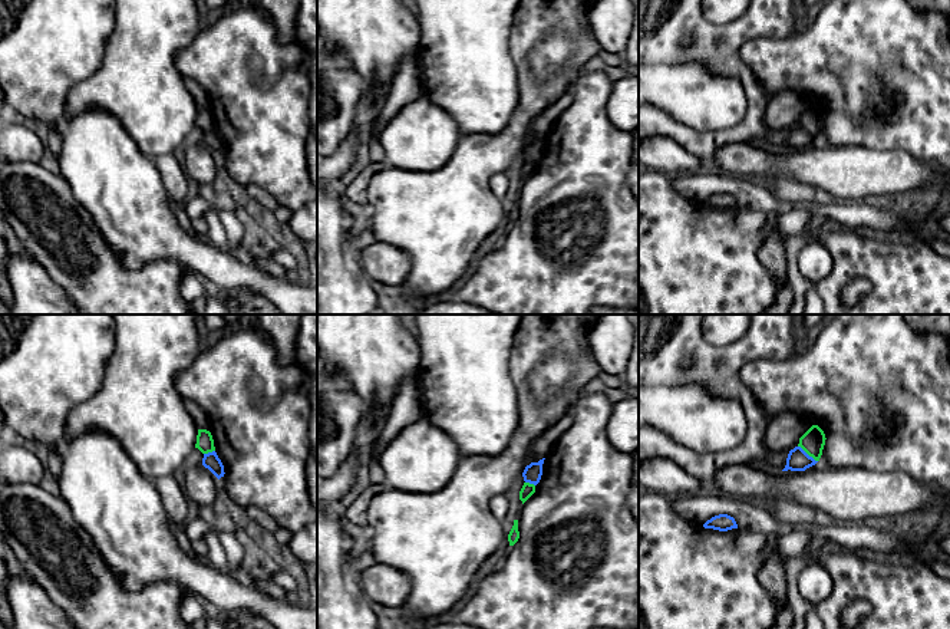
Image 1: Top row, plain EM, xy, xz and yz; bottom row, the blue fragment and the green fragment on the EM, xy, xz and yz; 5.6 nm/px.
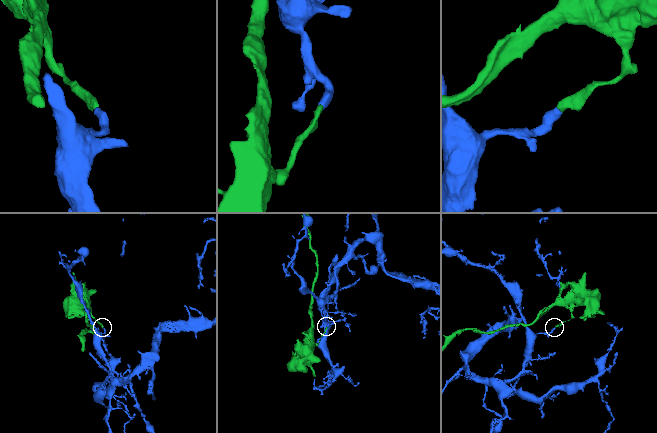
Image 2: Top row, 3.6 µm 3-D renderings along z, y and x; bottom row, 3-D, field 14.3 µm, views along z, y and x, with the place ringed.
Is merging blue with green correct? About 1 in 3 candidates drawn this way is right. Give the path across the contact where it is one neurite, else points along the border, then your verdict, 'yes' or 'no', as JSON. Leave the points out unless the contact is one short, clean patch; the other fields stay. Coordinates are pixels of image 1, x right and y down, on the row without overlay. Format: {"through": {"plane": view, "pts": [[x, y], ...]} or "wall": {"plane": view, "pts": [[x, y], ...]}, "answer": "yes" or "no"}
{"wall": {"plane": "yz", "pts": [[798, 124], [817, 140]]}, "answer": "no"}

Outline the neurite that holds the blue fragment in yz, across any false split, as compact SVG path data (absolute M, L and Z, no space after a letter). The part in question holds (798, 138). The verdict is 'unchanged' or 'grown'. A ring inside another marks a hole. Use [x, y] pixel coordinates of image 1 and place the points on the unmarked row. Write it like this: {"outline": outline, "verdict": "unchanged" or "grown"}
{"outline": "M795 125L789 129L786 136L786 144L782 149L805 149L806 146L815 144L818 139L815 139L812 135L809 135L801 125Z", "verdict": "unchanged"}

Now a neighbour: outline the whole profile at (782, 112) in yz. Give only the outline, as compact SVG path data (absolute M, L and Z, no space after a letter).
M784 90L772 99L765 111L765 124L773 131L791 129L799 116L812 105L812 96Z

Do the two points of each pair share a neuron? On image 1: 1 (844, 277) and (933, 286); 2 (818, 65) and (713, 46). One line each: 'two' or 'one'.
1: one
2: two

